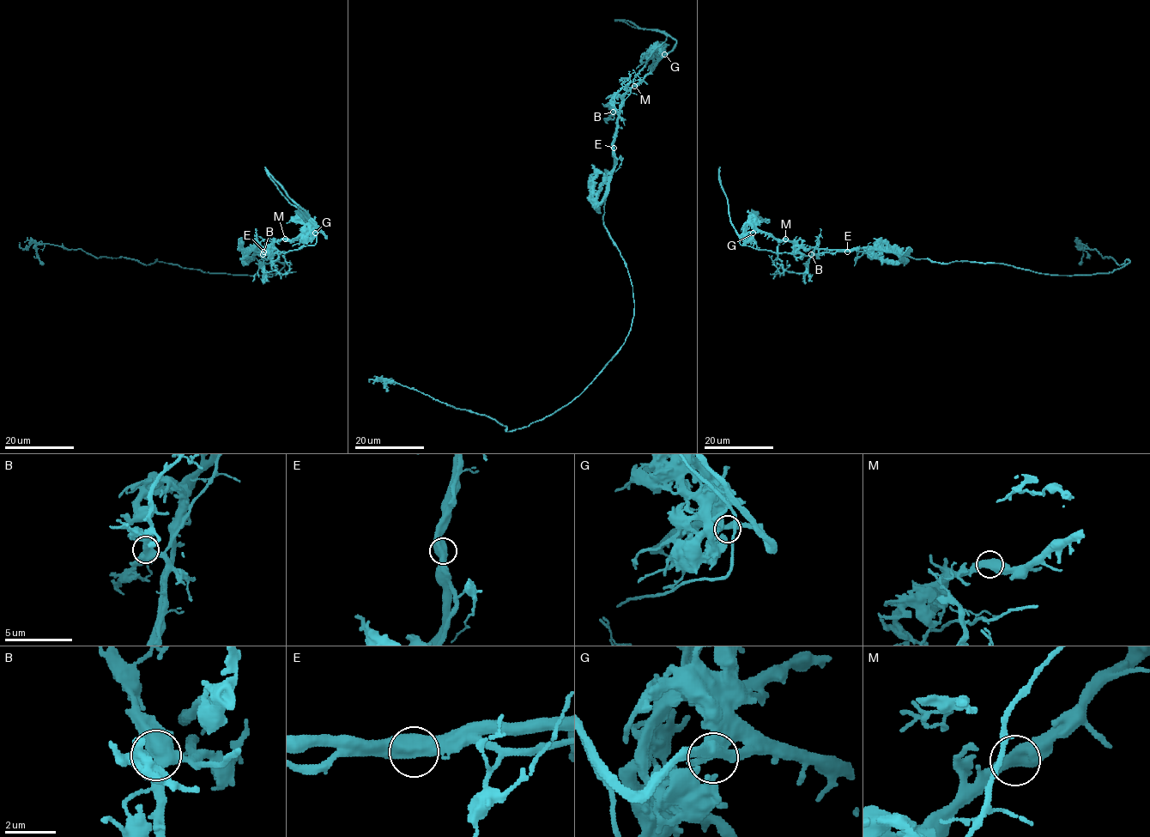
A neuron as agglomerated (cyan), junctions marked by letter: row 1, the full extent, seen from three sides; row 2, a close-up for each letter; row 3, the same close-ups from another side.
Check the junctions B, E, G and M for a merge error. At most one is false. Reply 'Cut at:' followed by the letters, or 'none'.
Cut at: E

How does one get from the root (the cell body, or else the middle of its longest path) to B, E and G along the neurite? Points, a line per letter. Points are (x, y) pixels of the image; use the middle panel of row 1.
B: (632, 289), (626, 263), (603, 221), (604, 203), (614, 167), (614, 134), (618, 119), (618, 115), (613, 112)
E: (632, 289), (626, 263), (603, 221), (604, 203), (614, 167), (614, 148)
G: (632, 289), (626, 263), (604, 224), (604, 203), (614, 167), (614, 134), (621, 98), (664, 54)

